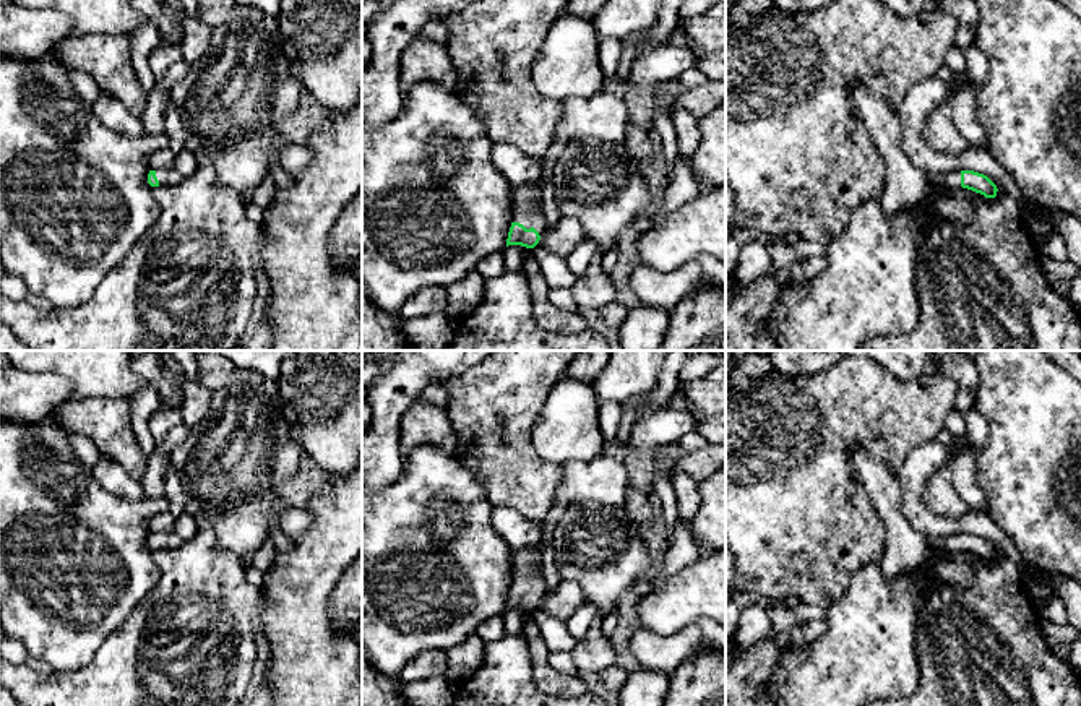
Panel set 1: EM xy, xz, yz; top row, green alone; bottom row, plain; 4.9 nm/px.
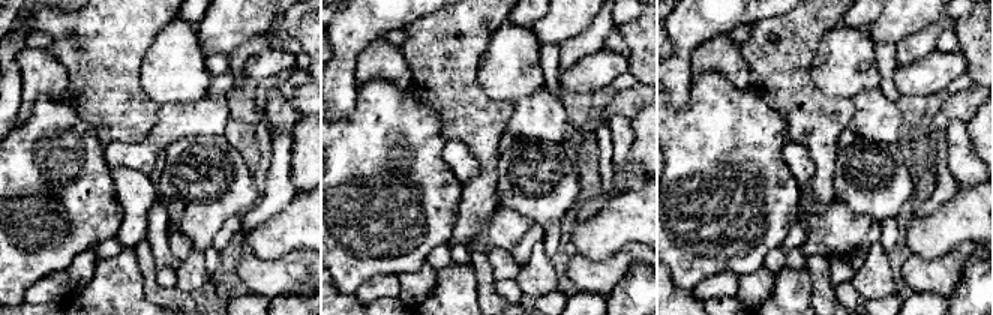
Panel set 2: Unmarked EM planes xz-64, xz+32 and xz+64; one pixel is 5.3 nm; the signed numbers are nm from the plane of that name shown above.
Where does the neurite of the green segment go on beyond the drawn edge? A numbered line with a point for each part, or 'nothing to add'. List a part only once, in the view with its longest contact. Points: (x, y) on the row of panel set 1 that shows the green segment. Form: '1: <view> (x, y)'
1: xz (528, 210)

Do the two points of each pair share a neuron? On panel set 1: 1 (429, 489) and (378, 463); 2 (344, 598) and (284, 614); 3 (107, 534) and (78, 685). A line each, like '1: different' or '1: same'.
1: different
2: different
3: different

